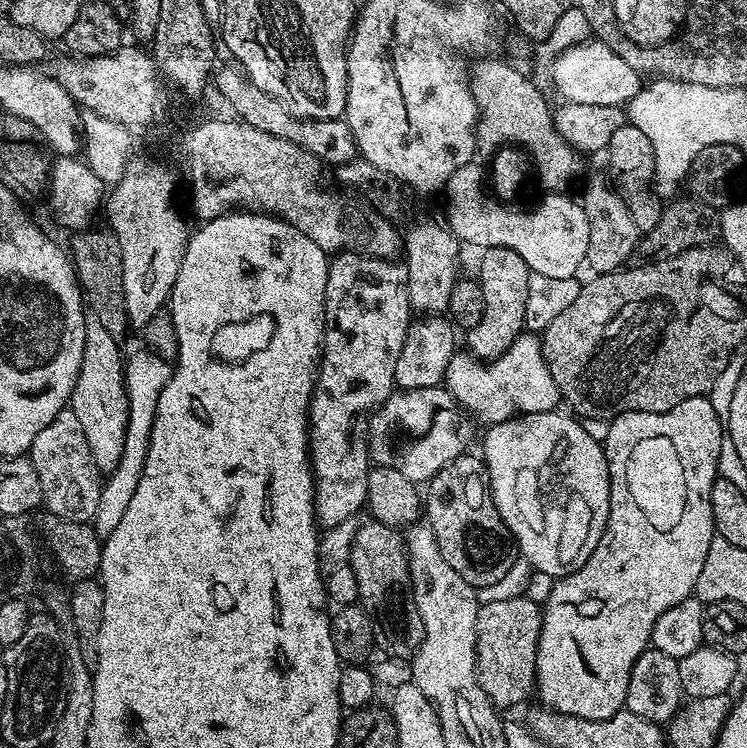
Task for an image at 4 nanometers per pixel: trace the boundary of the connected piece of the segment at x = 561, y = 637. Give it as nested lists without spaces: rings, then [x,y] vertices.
[[[695,396],[686,402],[678,402],[674,410],[665,412],[623,412],[621,416],[615,417],[607,428],[608,433],[602,436],[602,443],[610,470],[610,478],[606,482],[608,521],[604,533],[600,535],[600,545],[593,550],[588,561],[577,572],[559,577],[553,583],[556,585],[549,590],[548,597],[542,600],[540,637],[536,647],[535,695],[540,695],[545,709],[561,716],[573,716],[583,720],[605,720],[627,705],[630,674],[634,670],[634,662],[638,662],[640,655],[649,647],[654,622],[658,622],[658,618],[666,610],[670,610],[670,606],[678,606],[678,602],[689,599],[695,593],[698,574],[702,574],[702,565],[706,563],[706,553],[710,550],[710,542],[716,531],[712,517],[712,487],[718,475],[716,467],[720,451],[726,442],[726,428],[722,423],[721,413],[707,396]]]

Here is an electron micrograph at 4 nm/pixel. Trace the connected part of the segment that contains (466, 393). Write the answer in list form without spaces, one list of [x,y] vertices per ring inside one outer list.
[[[536,334],[518,335],[506,351],[487,362],[474,356],[471,351],[457,351],[446,366],[442,384],[456,404],[458,402],[466,411],[488,420],[489,425],[500,424],[503,420],[510,420],[530,412],[550,412],[561,403],[560,392],[556,388],[548,362],[544,359],[541,337]]]

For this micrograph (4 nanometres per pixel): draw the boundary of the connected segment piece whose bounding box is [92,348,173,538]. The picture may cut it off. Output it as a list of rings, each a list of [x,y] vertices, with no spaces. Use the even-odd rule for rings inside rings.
[[[142,348],[142,350],[127,355],[124,369],[125,388],[128,396],[126,442],[124,443],[122,458],[119,460],[118,466],[112,473],[107,475],[101,485],[98,510],[92,519],[92,525],[101,538],[107,538],[114,531],[122,520],[126,508],[130,504],[130,499],[133,498],[136,481],[134,458],[138,460],[143,457],[149,434],[152,432],[158,398],[161,396],[166,382],[169,381],[172,369],[173,367],[169,361],[162,359],[159,353],[155,353],[148,348]]]

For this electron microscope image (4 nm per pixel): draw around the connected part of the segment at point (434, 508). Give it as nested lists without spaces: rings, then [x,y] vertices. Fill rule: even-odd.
[[[469,454],[454,458],[434,474],[426,489],[426,523],[436,535],[442,558],[458,570],[471,588],[479,590],[494,586],[494,582],[498,582],[518,559],[518,549],[492,501],[483,459]]]

